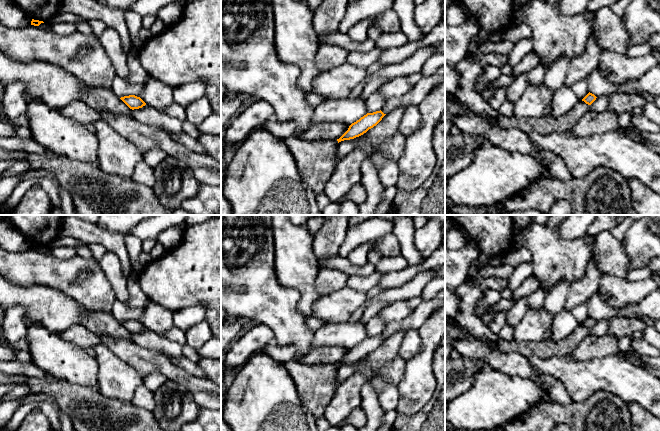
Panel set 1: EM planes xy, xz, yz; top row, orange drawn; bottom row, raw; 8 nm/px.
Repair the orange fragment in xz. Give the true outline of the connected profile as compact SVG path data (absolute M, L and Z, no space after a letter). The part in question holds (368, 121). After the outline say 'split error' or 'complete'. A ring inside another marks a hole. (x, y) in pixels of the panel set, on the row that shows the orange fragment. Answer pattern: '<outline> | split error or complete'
M381 110L373 113L367 113L349 126L348 130L339 139L337 139L338 143L363 135L369 129L376 126L385 115L386 114L384 114Z | complete

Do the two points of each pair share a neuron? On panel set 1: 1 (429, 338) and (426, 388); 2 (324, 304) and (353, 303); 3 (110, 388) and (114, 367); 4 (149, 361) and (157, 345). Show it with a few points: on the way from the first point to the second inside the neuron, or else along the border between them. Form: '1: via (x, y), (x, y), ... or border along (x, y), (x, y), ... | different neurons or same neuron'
1: via (427, 350), (425, 355), (425, 376) | same neuron
2: via (331, 304), (346, 303) | same neuron
3: via (112, 383), (114, 381), (114, 372) | same neuron
4: border along (133, 341), (139, 345), (157, 350), (169, 359) | different neurons

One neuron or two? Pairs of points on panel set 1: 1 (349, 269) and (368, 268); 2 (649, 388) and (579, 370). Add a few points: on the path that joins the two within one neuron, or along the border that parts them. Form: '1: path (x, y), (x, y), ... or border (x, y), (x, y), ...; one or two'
1: path (354, 269), (363, 269); one
2: path (632, 384), (613, 374), (596, 374); one

